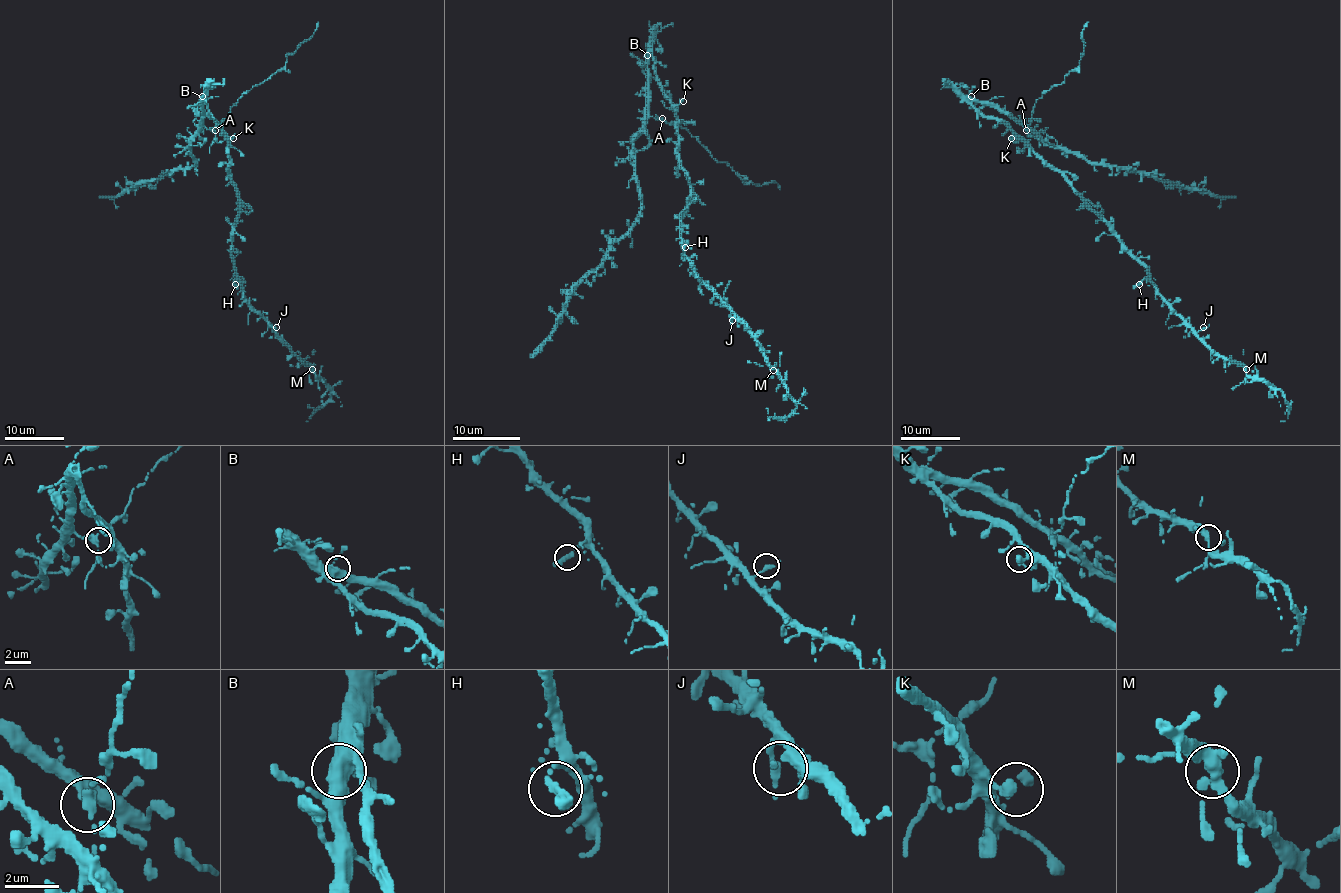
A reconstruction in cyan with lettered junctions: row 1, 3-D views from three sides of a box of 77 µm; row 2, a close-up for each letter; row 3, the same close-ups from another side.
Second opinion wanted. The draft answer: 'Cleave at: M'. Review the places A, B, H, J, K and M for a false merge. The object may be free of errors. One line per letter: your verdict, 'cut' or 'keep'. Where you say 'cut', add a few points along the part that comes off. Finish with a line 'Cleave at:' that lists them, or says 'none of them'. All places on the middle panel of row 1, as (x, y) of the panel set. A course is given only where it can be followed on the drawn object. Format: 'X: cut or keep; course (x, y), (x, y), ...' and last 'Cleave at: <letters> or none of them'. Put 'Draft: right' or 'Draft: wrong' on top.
Draft: wrong
A: keep
B: keep
H: keep
J: keep
K: keep
M: keep
Cleave at: none of them

